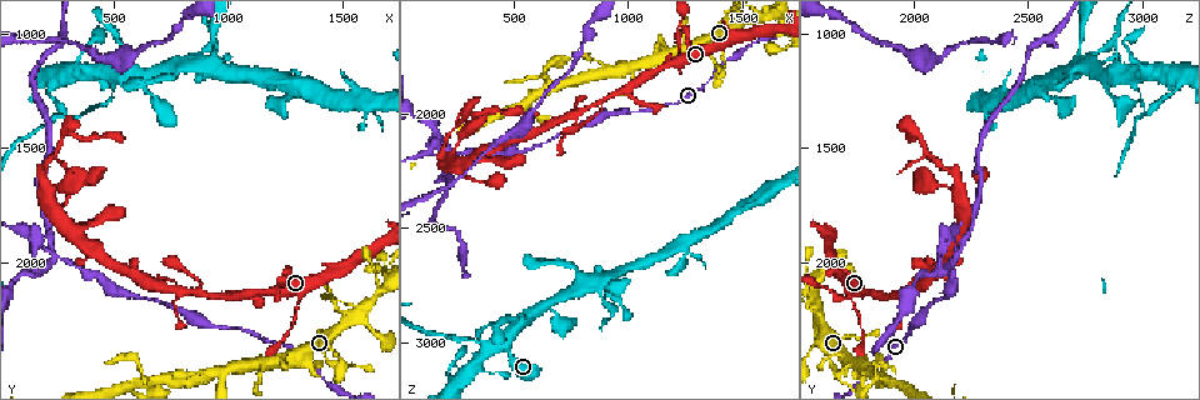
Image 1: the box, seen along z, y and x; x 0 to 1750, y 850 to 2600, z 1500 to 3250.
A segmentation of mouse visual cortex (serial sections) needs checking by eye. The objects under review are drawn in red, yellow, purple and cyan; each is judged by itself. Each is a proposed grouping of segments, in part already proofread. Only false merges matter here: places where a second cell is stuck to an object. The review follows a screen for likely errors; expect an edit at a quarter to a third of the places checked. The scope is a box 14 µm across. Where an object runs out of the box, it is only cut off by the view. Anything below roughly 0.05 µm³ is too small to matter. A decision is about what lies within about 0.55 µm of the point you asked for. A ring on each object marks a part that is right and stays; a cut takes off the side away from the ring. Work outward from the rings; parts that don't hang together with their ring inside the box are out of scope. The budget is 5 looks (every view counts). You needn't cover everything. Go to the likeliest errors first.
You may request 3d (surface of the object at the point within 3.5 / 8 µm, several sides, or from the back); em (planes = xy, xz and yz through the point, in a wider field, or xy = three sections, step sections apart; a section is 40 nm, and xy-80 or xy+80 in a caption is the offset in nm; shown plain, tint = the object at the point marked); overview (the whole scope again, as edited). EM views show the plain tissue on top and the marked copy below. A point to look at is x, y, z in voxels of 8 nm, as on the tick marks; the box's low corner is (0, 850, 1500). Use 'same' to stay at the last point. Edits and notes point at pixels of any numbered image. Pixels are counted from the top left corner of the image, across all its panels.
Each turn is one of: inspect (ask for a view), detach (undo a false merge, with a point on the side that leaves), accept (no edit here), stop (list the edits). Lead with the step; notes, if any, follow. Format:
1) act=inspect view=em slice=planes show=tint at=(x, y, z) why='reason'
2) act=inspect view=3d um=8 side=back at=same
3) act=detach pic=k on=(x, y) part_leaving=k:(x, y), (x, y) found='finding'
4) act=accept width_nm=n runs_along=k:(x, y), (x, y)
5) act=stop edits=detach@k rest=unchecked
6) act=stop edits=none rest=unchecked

act=inspect view=3d um=3.5 at=(490, 1260, 2990) why='a narrow waist'

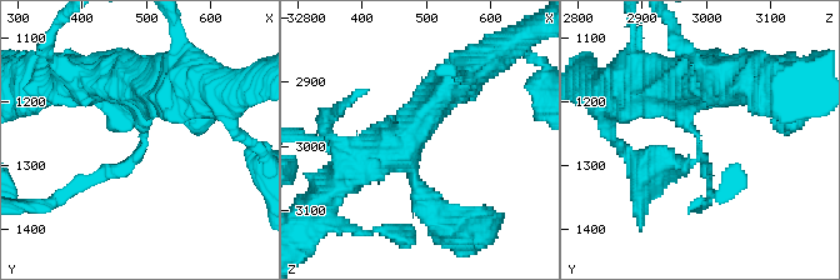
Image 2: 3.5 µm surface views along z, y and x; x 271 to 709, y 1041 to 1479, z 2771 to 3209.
act=detach pic=2 on=(115, 174) arm_widths_nm=100,450 part_leaving=2:(143, 140), (128, 168), (46, 201) found='two cells meet here'

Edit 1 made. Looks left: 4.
act=inspect view=overview

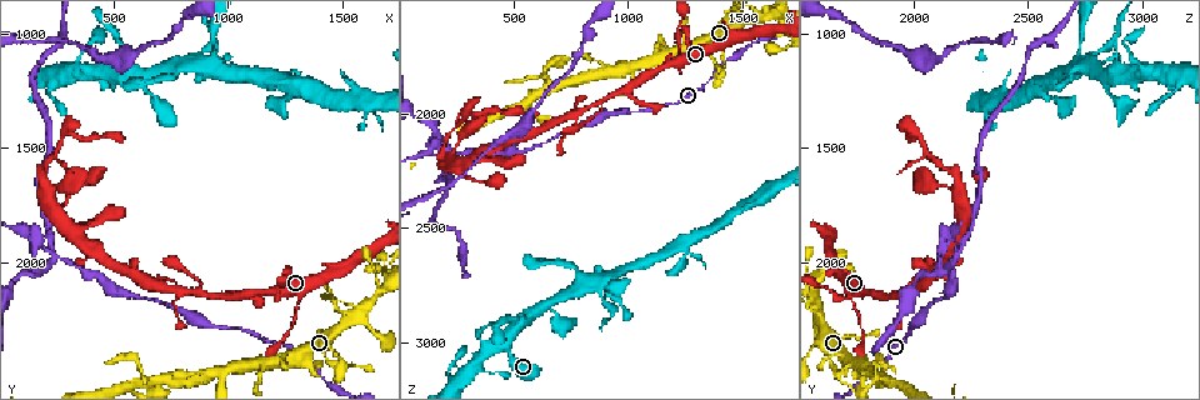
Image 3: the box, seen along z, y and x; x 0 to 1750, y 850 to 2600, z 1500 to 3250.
act=inspect view=3d um=3.5 at=(240, 1970, 2170) why='arms part here'

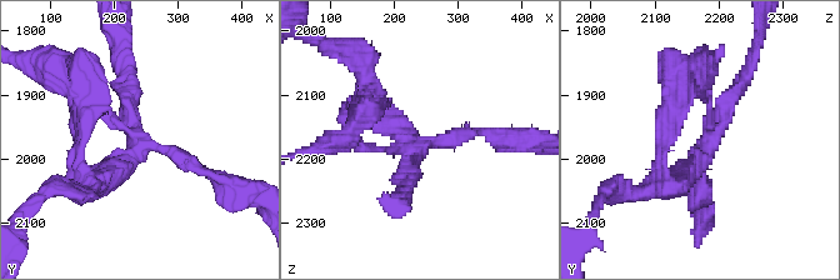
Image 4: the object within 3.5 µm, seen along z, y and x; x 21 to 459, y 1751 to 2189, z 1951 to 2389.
act=detach pic=4 on=(345, 59) part_leaving=4:(134, 154), (84, 193), (69, 189) found='two cells meet here'

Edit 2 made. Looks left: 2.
act=stop edits=detach@2,detach@4 rest=unchecked

